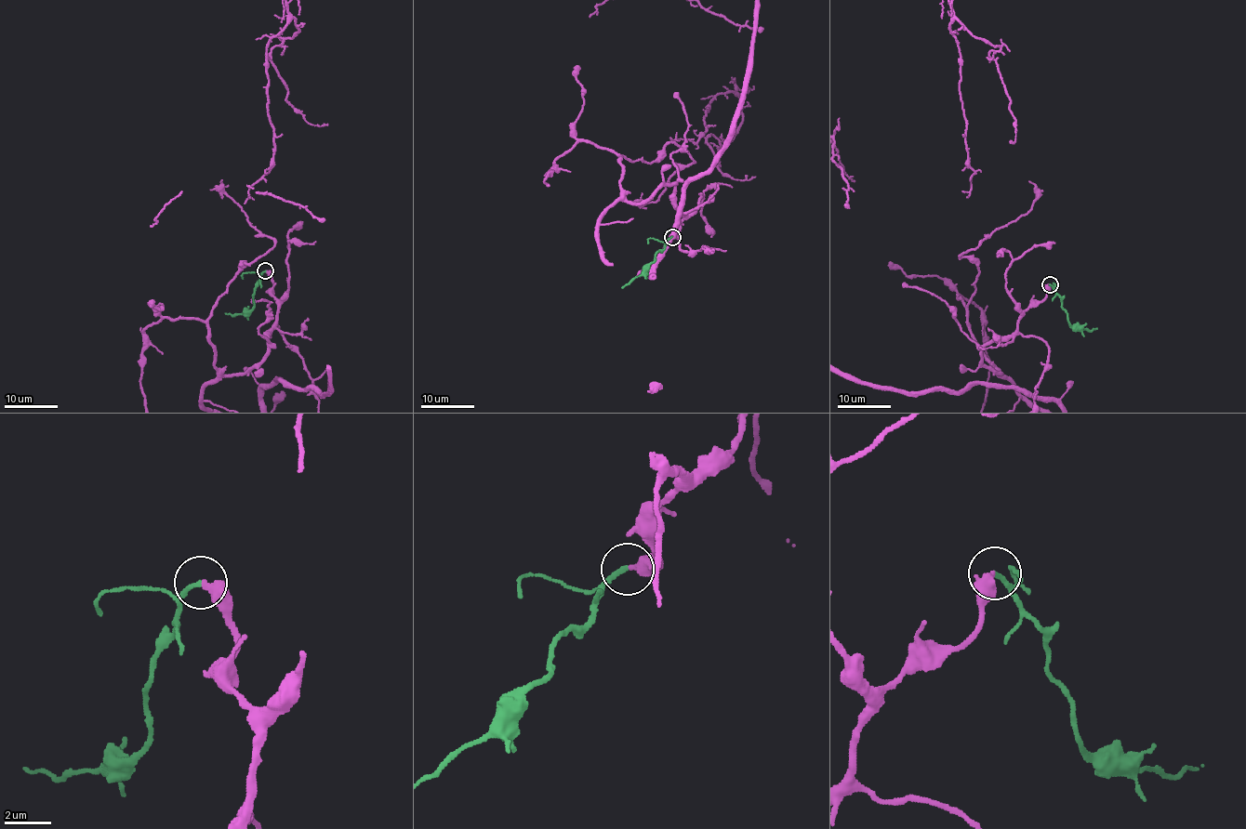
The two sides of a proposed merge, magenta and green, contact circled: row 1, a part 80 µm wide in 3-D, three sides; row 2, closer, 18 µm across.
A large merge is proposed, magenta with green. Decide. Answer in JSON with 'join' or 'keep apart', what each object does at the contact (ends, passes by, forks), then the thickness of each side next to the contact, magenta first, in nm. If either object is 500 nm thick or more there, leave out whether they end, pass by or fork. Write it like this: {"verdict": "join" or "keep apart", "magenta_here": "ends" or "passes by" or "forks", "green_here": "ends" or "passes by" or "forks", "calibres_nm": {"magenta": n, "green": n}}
{"verdict": "join", "magenta_here": "passes by", "green_here": "ends", "calibres_nm": {"magenta": 320, "green": 190}}

